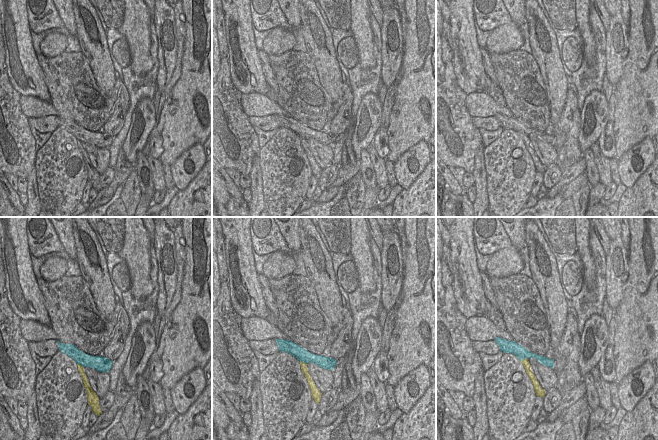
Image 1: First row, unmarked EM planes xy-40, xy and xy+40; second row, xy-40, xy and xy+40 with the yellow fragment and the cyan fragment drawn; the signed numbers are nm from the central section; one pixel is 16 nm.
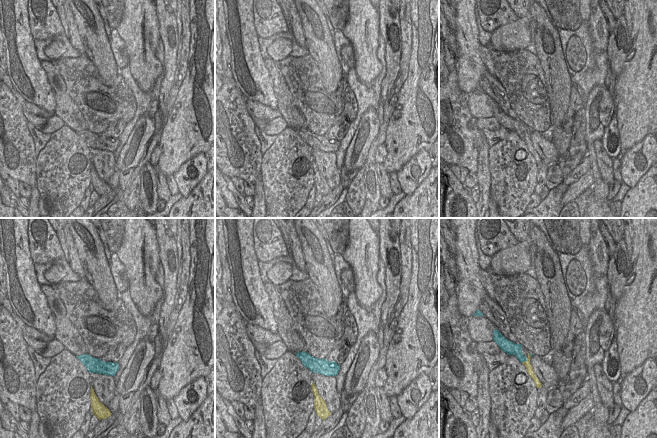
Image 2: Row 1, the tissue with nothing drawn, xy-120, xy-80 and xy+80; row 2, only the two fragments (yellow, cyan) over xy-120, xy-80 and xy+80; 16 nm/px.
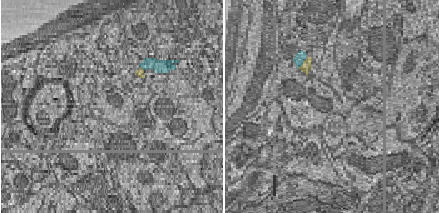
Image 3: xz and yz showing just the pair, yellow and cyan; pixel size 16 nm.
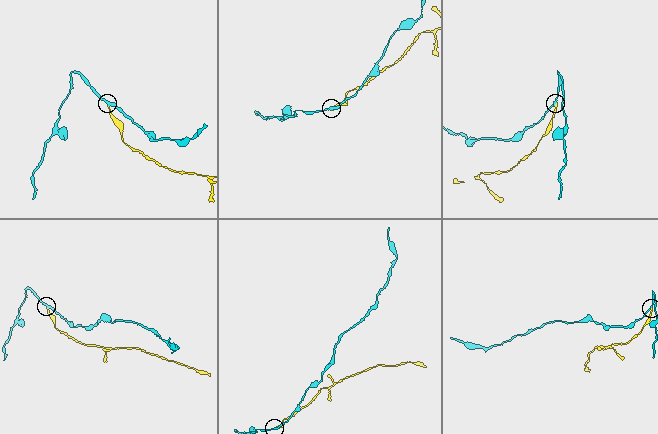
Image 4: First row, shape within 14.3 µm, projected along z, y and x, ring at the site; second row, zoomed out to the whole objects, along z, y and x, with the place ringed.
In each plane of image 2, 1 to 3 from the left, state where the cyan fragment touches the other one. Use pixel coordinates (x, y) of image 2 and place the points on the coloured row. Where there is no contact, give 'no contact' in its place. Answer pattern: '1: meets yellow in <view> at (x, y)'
1: no contact
2: no contact
3: meets yellow in xy+80 at (525, 361)

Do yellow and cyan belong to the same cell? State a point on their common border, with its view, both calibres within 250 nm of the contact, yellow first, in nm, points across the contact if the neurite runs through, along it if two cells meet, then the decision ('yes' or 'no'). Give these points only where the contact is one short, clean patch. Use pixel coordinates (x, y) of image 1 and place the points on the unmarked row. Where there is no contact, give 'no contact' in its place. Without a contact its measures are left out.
meets yellow in xy+40 at (523, 136); 120 nm thick on the yellow side, 190 nm on the other; border along xy+40 (527, 134), (520, 137); no

